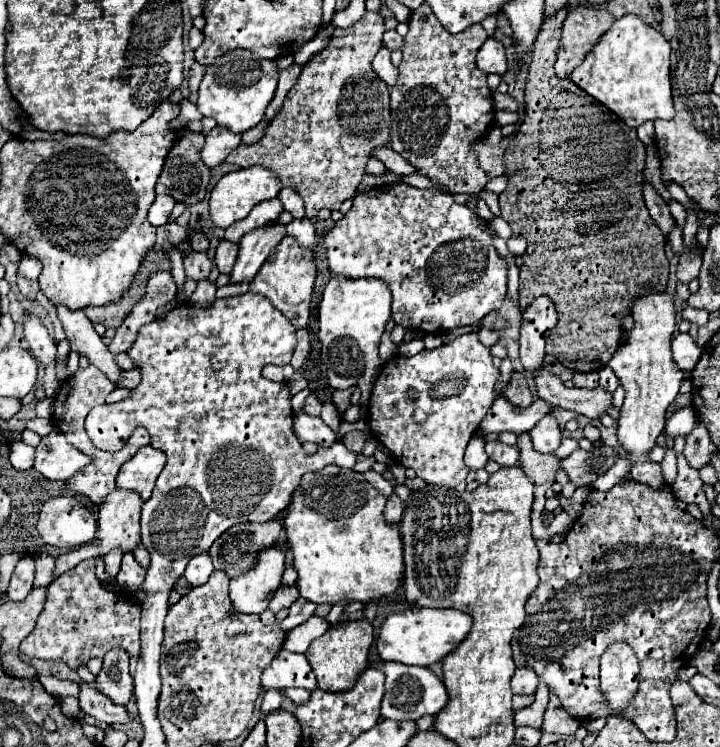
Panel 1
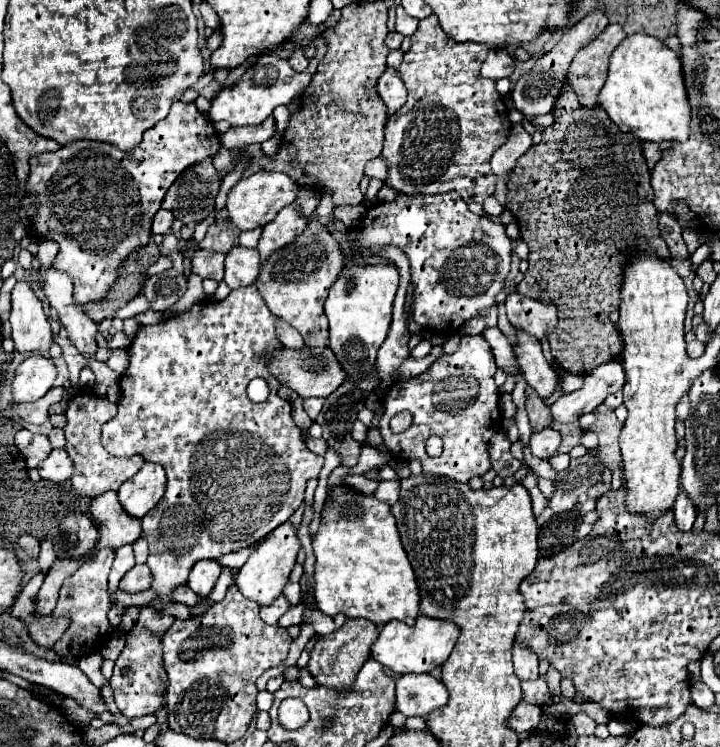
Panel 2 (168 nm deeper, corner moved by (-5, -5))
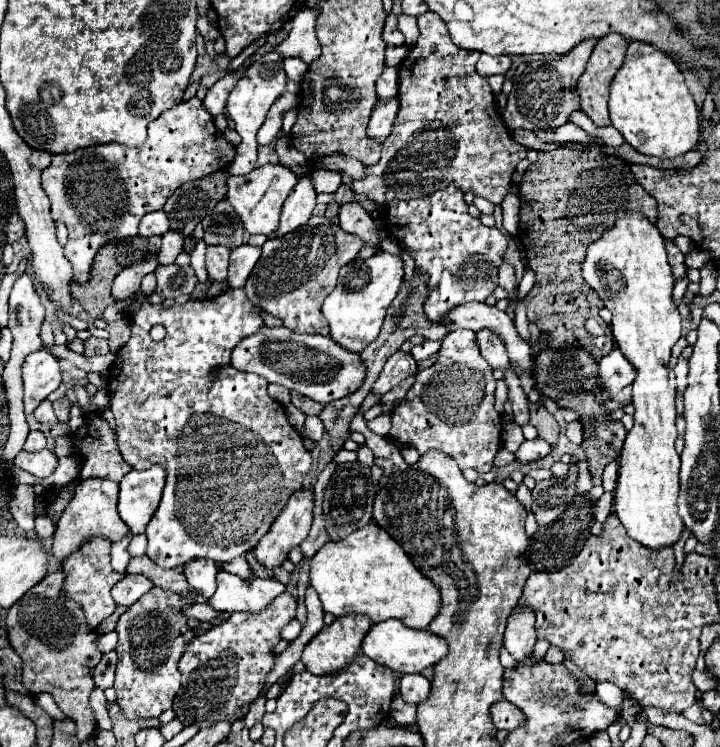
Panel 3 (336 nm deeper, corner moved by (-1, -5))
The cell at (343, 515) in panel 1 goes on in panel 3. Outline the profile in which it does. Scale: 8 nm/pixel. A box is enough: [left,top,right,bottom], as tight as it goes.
[311,521,441,629]

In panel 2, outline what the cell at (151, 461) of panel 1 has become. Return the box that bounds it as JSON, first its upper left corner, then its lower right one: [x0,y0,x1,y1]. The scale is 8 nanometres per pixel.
[117,463,165,519]

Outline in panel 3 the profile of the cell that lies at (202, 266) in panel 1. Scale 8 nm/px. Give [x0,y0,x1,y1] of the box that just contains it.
[205,245,229,281]

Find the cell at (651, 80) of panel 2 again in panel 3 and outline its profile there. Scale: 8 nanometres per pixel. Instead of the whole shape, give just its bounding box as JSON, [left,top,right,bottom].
[609,41,699,157]

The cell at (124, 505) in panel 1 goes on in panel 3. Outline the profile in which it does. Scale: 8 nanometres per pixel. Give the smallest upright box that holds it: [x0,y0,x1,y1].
[51,479,129,559]

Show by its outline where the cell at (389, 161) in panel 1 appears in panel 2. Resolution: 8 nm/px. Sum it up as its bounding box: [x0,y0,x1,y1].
[365,157,387,179]

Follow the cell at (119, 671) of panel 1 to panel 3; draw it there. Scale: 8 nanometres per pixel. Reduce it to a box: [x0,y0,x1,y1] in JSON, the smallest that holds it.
[115,587,193,719]

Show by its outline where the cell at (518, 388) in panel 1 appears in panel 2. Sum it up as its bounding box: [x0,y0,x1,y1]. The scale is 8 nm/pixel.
[525,387,553,431]

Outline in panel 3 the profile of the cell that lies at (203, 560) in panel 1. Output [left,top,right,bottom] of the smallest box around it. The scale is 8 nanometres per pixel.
[183,559,219,597]

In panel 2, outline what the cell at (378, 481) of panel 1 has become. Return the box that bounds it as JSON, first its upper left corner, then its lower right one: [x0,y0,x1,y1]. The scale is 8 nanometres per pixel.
[341,475,377,495]

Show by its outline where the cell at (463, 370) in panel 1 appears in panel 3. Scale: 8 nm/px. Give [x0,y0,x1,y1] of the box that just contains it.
[389,329,503,473]

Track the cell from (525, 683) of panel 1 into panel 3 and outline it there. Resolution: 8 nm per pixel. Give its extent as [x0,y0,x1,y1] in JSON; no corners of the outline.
[505,607,535,661]

